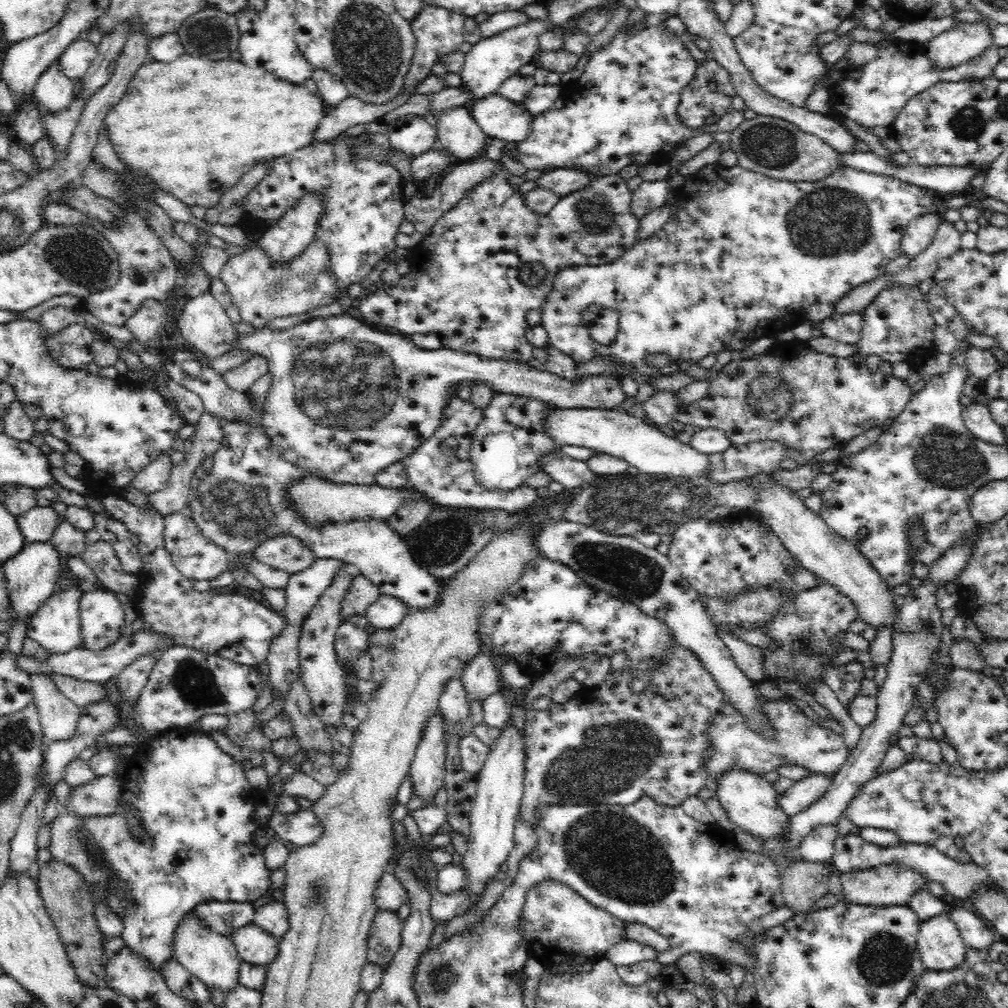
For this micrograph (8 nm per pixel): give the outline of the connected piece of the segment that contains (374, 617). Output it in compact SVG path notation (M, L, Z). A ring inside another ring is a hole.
M381 595L365 613L369 625L379 630L390 630L399 626L406 617L409 607L404 600L399 600L394 596Z

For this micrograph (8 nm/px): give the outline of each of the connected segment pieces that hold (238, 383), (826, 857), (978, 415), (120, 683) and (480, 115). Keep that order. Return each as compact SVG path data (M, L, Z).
M254 353L244 364L230 371L223 377L225 384L232 390L244 393L260 376L269 373L268 359L264 355Z
M822 824L813 828L799 844L803 861L829 865L836 838L838 838L838 828L835 825Z
M964 402L961 417L968 432L974 438L991 446L1006 447L1006 435L1002 426L996 424L985 404Z
M152 655L144 656L131 663L118 676L112 678L115 679L116 686L118 686L118 690L123 696L122 700L134 702L139 697L142 687L146 684L149 674L152 668L154 668L156 659Z
M498 93L490 94L469 108L474 121L489 140L522 143L533 132L533 117L523 103L507 100Z

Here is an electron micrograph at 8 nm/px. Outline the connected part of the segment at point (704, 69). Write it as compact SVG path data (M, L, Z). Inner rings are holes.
M703 59L698 61L695 66L692 80L680 91L680 100L676 107L676 117L680 120L682 127L690 129L708 129L717 124L720 119L728 115L733 110L732 99L737 94L734 90L734 83L725 68L716 63L714 59ZM707 78L716 79L716 89L713 91L707 86Z

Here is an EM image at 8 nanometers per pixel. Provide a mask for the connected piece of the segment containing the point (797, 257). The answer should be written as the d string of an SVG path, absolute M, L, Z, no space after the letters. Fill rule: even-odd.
M719 163L706 166L701 172L694 175L688 175L684 184L674 190L669 200L671 215L667 223L659 232L656 232L652 238L636 242L633 248L625 252L614 262L601 265L584 265L581 267L568 267L556 273L552 279L550 292L543 298L543 303L539 306L541 314L540 324L546 329L548 334L547 344L569 357L572 357L576 364L588 362L590 358L596 355L606 355L612 357L614 361L622 365L630 365L636 372L636 377L641 383L647 380L643 377L649 377L651 374L662 374L666 372L666 366L651 366L646 358L651 354L664 354L668 357L668 368L679 366L682 362L689 364L698 364L706 356L717 356L720 352L731 352L735 359L758 338L764 336L775 339L778 332L783 330L792 330L794 326L802 322L814 321L819 324L821 320L828 318L831 314L831 308L843 294L850 292L853 288L861 284L870 282L886 273L886 264L894 260L902 252L902 234L906 225L916 216L926 213L932 213L931 193L923 188L913 184L902 183L890 177L880 177L878 175L868 174L866 172L856 171L848 168L838 168L830 176L822 180L790 182L788 180L770 179L756 172L746 171L738 166L726 168ZM588 306L598 306L609 308L618 313L618 330L614 340L610 344L603 345L590 335L588 325L584 323L582 312Z

